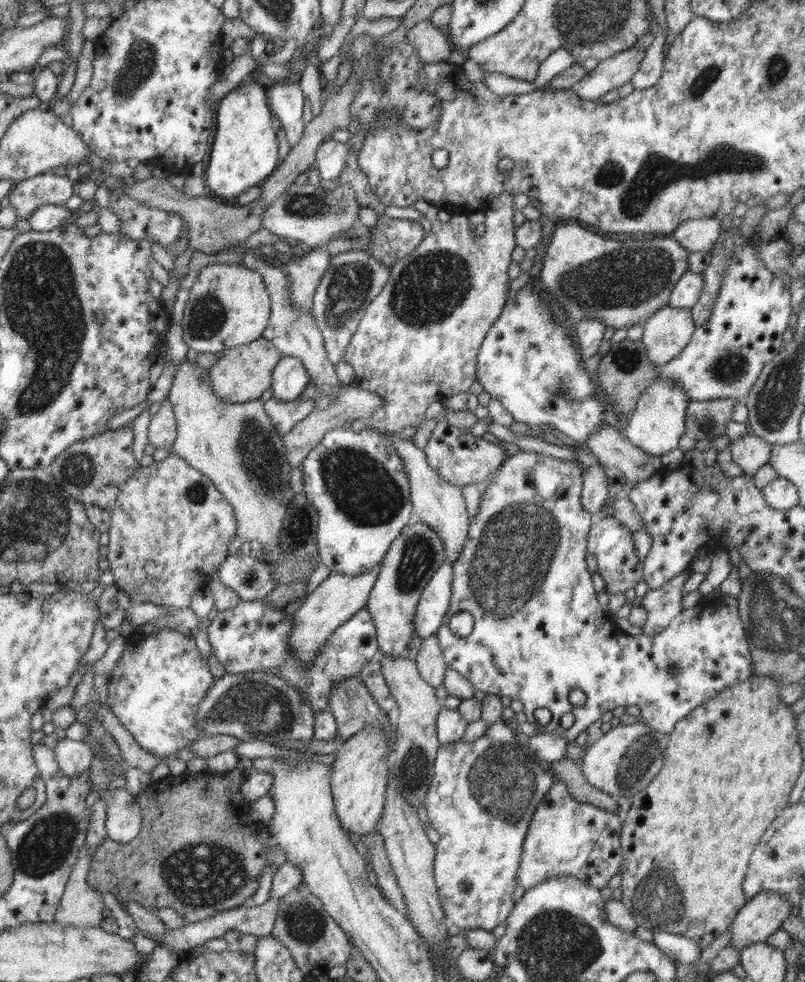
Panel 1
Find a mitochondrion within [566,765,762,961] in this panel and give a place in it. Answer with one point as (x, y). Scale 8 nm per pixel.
(660, 897)

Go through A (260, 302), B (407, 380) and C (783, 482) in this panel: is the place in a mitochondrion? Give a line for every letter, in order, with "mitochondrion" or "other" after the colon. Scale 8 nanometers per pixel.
A: other
B: other
C: other

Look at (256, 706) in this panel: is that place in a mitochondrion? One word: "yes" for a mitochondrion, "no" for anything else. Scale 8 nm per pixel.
yes

